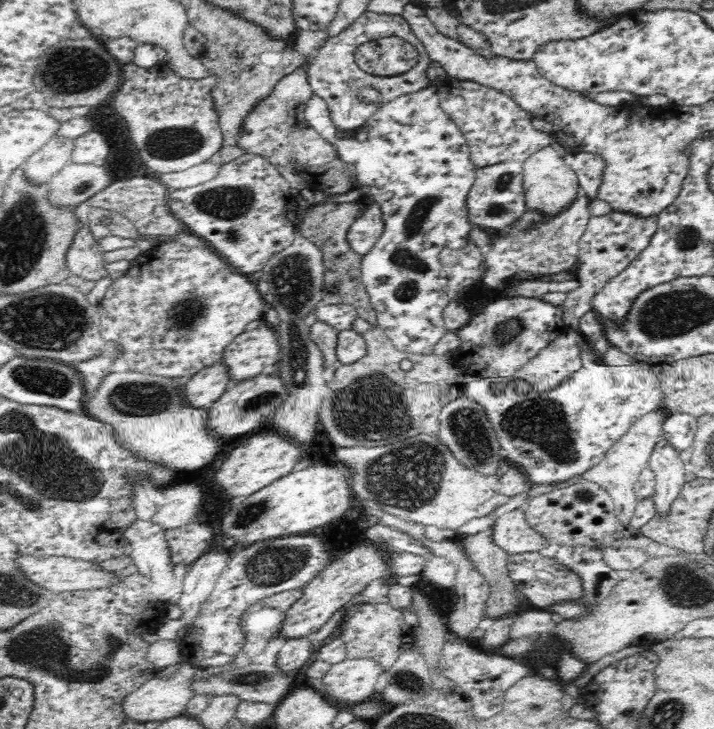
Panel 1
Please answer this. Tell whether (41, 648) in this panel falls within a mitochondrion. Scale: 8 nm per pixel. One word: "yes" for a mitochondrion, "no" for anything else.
yes

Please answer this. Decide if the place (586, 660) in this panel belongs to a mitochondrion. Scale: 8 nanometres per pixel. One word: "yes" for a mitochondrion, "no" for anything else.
no

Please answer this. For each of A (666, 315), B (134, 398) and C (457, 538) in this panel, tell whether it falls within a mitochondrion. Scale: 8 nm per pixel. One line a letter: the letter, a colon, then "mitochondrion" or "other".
A: mitochondrion
B: mitochondrion
C: other

